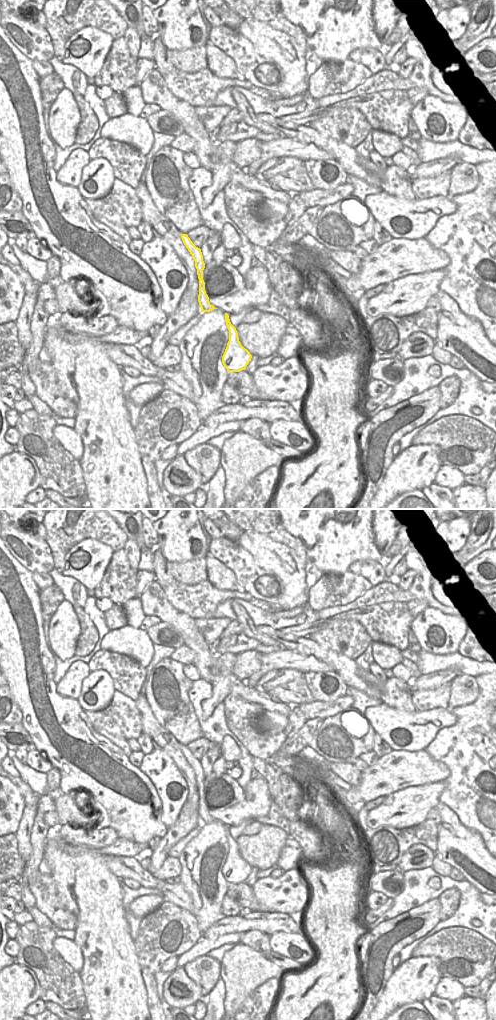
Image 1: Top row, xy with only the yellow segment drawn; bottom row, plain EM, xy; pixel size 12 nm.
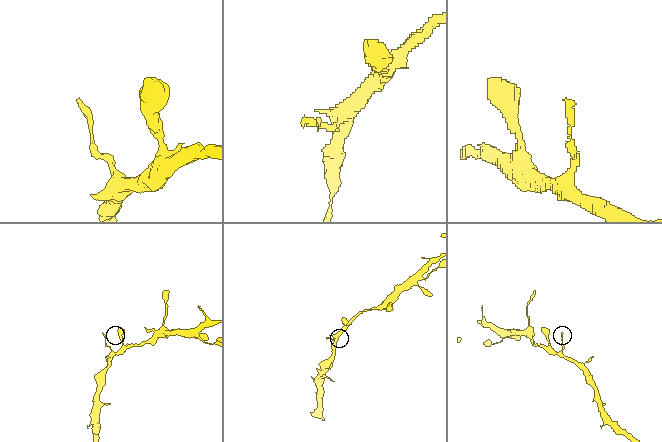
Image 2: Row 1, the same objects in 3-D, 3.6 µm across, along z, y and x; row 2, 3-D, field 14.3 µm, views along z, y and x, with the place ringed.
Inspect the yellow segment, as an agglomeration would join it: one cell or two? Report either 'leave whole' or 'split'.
leave whole

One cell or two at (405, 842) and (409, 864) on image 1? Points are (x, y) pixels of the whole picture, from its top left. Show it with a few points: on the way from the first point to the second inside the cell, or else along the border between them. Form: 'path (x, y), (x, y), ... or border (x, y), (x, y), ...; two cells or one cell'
border (431, 849), (421, 844), (413, 844), (397, 865); two cells

